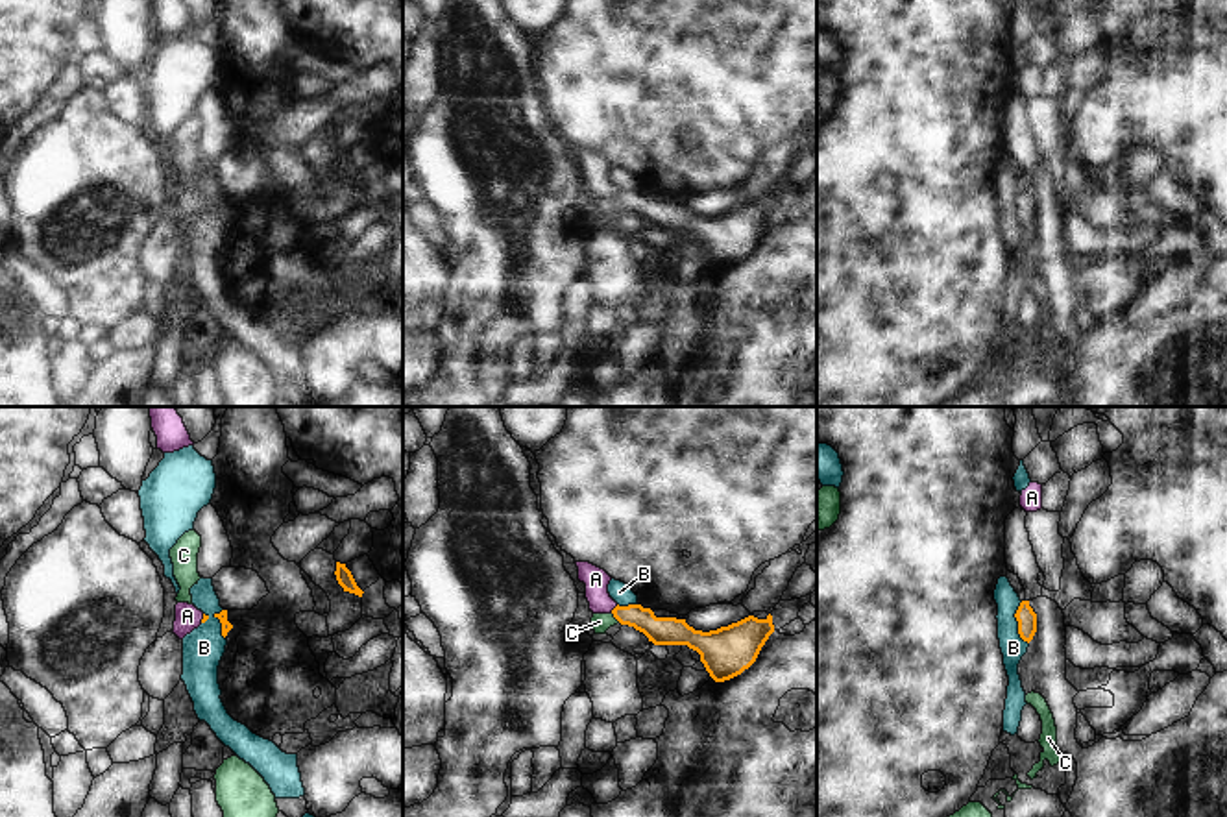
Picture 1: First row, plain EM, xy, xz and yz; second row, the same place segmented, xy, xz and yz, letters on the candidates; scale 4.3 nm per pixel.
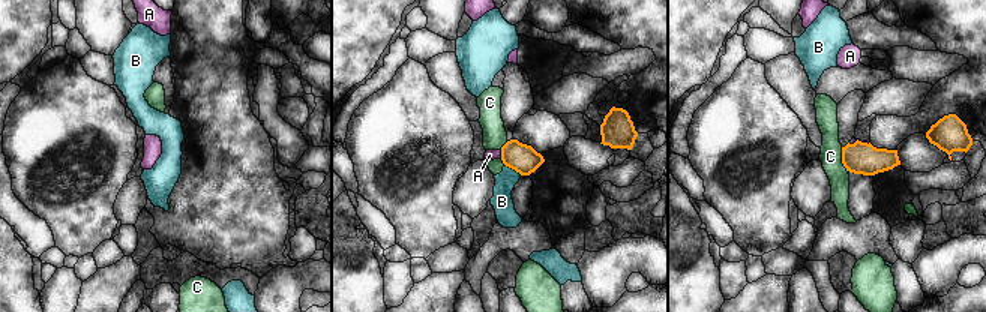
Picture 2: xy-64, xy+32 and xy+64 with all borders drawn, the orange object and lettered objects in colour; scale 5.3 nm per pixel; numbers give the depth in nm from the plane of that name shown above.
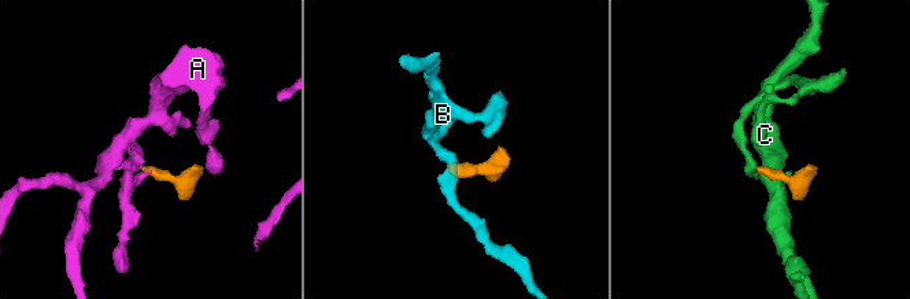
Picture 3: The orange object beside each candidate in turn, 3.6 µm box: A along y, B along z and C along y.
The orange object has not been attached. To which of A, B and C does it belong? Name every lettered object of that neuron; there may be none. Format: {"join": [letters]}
{"join": ["A"]}

